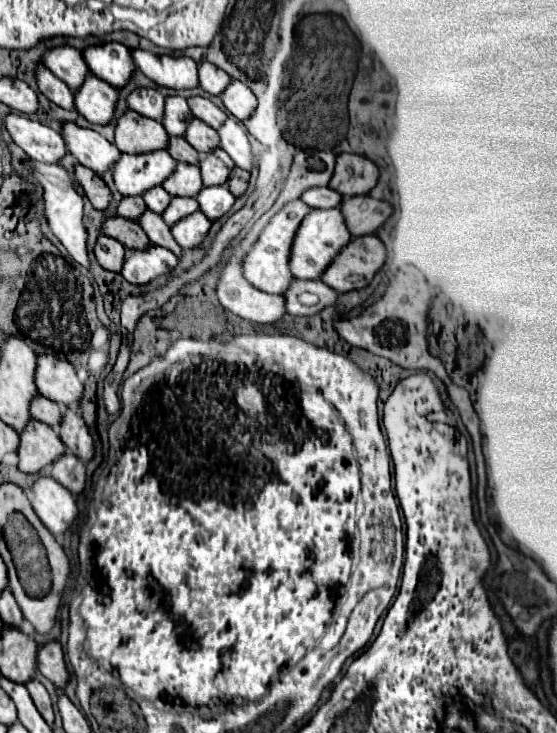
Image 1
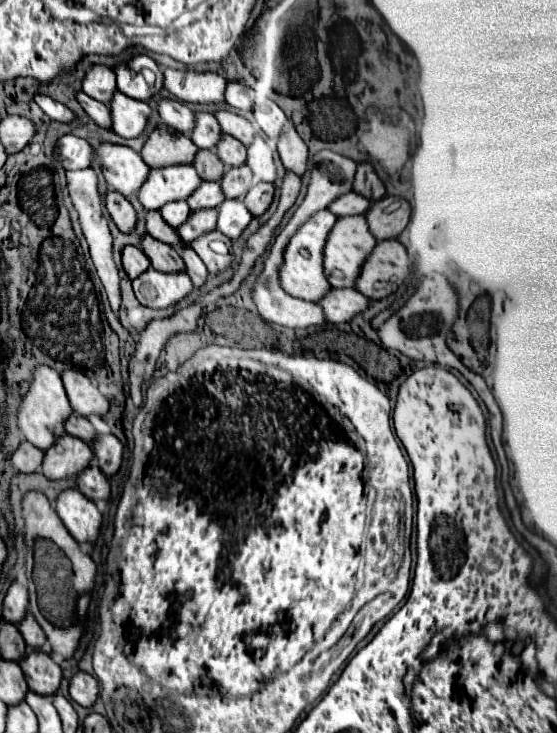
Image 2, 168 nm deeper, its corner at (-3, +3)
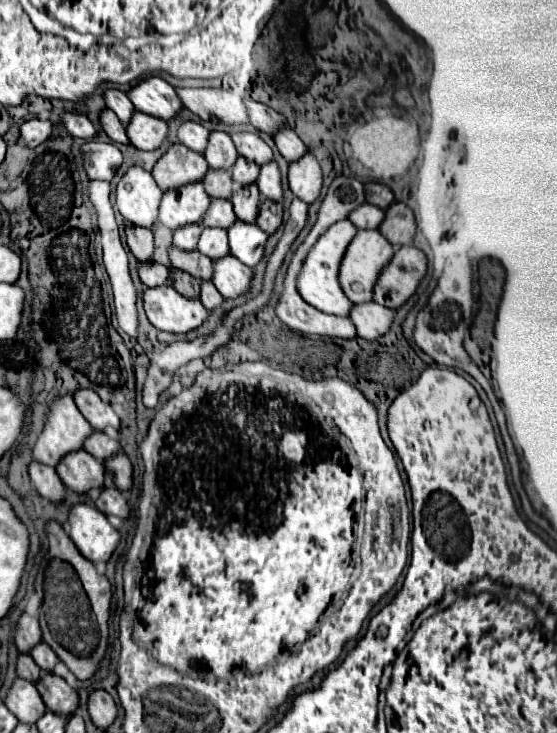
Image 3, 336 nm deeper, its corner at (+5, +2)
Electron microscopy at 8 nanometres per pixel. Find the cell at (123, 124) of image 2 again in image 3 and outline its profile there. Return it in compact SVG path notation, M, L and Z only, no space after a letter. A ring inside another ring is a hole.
M135 112L131 122L127 124L127 134L131 138L131 144L139 150L157 150L169 136L167 122L159 118L151 118L149 114Z

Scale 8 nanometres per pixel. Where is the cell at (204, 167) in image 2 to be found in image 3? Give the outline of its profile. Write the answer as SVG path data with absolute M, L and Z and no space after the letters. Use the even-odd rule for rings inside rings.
M209 170L209 174L203 180L203 186L211 198L229 200L233 194L233 178L225 170Z

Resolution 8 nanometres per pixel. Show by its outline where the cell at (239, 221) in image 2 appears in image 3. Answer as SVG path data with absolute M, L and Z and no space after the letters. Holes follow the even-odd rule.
M237 220L229 230L229 246L235 258L239 258L247 266L257 266L263 258L265 244L267 244L267 234L255 224L245 224Z

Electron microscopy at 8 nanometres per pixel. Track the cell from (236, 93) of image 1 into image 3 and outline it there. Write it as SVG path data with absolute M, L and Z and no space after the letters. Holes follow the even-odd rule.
M281 130L279 134L275 134L275 144L279 148L279 152L283 154L283 158L287 162L295 162L299 158L303 158L303 154L307 154L307 146L301 142L301 138L293 132L293 130Z

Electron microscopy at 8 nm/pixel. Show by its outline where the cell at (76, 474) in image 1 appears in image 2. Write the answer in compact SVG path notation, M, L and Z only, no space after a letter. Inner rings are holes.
M95 463L89 465L87 469L83 469L83 473L75 477L75 483L77 483L77 489L85 497L89 497L91 501L95 501L97 497L99 499L107 499L109 497L109 483L107 483L105 475L99 473L99 467Z

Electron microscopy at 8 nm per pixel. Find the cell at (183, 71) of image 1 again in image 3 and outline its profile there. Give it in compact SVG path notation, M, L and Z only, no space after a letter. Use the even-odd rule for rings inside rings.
M181 88L177 90L185 108L197 114L201 120L219 120L229 126L249 124L247 106L241 98L219 88Z

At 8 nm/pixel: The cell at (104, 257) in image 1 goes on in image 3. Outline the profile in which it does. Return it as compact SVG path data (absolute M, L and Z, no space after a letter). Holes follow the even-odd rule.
M139 264L139 278L147 286L171 286L171 268L163 264Z

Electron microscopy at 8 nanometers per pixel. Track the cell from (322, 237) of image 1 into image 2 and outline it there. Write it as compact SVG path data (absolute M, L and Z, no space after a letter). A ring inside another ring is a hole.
M347 215L347 217L337 217L331 235L325 241L323 247L323 271L327 281L333 287L353 287L355 277L359 275L359 269L363 261L369 257L371 249L375 247L375 237L369 233L365 217L363 215Z

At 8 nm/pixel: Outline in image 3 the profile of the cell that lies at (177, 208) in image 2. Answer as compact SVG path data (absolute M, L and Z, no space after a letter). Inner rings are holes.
M185 226L185 228L179 228L173 232L173 242L179 250L193 252L193 250L197 250L199 234L201 234L199 226Z

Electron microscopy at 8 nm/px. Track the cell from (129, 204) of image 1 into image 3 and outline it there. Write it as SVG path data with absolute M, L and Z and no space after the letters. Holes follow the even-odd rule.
M171 248L171 266L189 272L197 280L209 280L211 282L211 258L199 254L199 252L183 252L177 248Z

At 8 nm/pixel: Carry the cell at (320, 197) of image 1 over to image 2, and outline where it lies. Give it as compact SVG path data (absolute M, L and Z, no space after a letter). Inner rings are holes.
M345 193L343 197L337 197L335 201L331 201L329 211L335 215L357 215L357 213L365 213L369 209L369 199L361 197L359 193Z

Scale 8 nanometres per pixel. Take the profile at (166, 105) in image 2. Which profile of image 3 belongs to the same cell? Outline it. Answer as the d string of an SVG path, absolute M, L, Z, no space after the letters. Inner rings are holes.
M183 122L179 126L179 140L189 150L203 154L203 150L207 148L207 138L209 138L209 130L197 122Z

